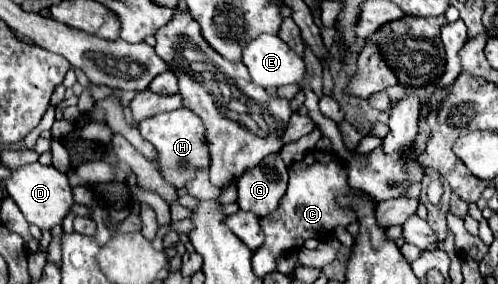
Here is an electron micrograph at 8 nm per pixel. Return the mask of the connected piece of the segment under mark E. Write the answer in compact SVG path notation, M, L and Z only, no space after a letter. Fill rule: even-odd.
M260 34L252 40L244 48L242 62L252 80L262 88L300 84L306 70L304 60L274 34Z

